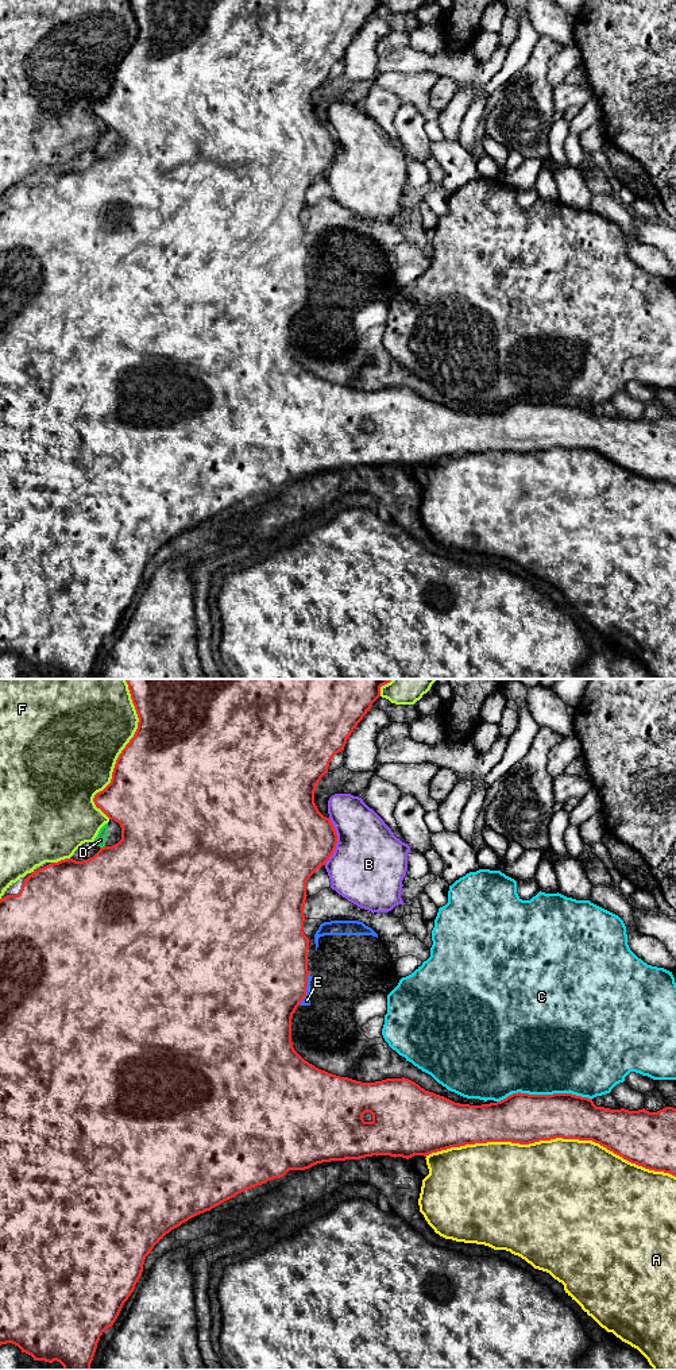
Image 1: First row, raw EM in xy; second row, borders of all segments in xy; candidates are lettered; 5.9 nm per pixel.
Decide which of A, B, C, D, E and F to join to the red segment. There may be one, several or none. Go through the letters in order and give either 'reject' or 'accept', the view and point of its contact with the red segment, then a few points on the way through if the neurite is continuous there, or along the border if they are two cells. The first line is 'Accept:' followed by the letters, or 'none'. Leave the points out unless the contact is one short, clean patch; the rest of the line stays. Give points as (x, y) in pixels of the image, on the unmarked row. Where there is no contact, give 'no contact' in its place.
Accept: none
A: reject | xy (551, 447)
B: reject | xy (336, 150)
C: reject | xy (544, 404)
D: reject | xy (101, 157)
E: reject | xy (305, 297)
F: reject | xy (119, 65)

